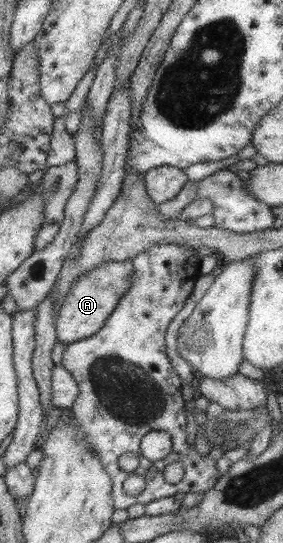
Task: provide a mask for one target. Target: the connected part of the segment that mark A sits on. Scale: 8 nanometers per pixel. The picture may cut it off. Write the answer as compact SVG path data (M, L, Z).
M130 260L121 262L102 262L93 270L86 272L71 283L67 291L67 297L61 302L59 313L54 317L56 338L63 344L71 344L83 338L91 337L97 330L100 330L111 314L119 299L125 295L127 287L131 285L132 264Z

